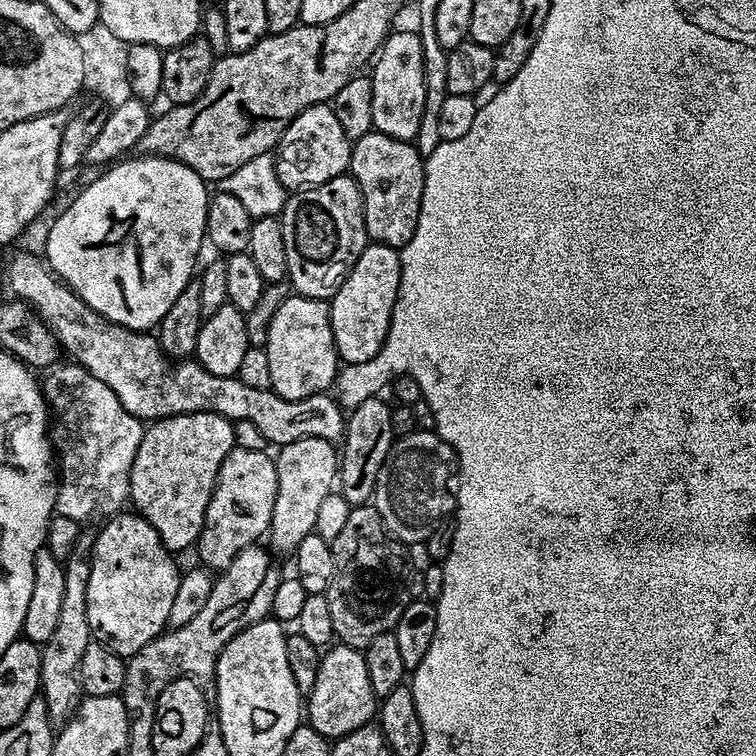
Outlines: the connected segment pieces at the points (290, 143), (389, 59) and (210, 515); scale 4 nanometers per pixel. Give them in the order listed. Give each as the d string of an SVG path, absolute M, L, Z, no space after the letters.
M331 103L315 104L302 110L302 114L290 122L274 149L282 186L289 190L303 190L345 175L352 163L352 145L353 141L346 138L338 118L334 118Z
M393 30L381 44L380 51L371 65L373 68L370 68L374 86L372 126L375 131L386 134L390 138L415 141L418 125L421 124L422 114L426 110L426 78L422 70L423 53L424 47L415 31Z
M233 448L232 453L222 462L222 470L216 479L216 489L210 498L210 506L206 506L206 518L204 529L198 541L200 548L201 565L212 570L223 570L242 554L242 550L253 547L259 536L263 537L270 526L270 518L274 514L274 498L278 490L276 481L276 462L267 451L246 450L245 448Z

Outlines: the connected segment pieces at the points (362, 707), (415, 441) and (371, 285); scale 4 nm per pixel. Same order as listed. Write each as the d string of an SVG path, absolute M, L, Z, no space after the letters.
M337 643L321 655L318 679L306 698L306 720L318 734L339 738L373 723L378 712L378 698L370 686L363 651L349 644Z
M415 431L409 436L401 436L386 454L382 470L378 470L378 482L374 506L382 518L384 527L405 546L423 545L432 534L438 531L444 519L456 511L456 491L460 485L460 464L456 461L456 451L450 444L436 435L435 431Z
M372 242L361 250L358 262L354 262L347 278L330 301L336 355L345 365L370 362L370 358L382 350L390 330L399 285L400 253L397 249Z

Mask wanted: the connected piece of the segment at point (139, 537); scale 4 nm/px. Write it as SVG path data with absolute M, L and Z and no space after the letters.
M124 510L103 521L104 529L96 536L96 545L92 548L90 559L90 582L86 586L86 618L90 622L93 637L99 643L114 650L119 656L131 658L142 646L155 640L168 628L170 605L174 602L174 594L178 594L178 582L181 569L176 569L173 553L158 538L158 530L150 526L135 511Z

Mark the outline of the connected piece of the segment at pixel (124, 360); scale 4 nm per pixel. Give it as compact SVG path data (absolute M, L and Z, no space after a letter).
M11 252L4 260L4 276L12 287L11 295L34 309L41 322L55 333L61 349L67 355L69 352L75 363L90 370L94 378L106 382L106 386L118 394L118 402L140 421L163 420L165 416L180 416L184 412L213 412L233 422L245 420L258 426L272 446L298 442L298 438L343 441L346 412L331 395L319 392L310 398L284 400L271 388L246 386L235 376L210 374L210 370L192 358L177 363L180 365L175 376L168 365L171 364L169 357L164 355L159 339L151 331L135 332L110 322L86 306L39 255Z

